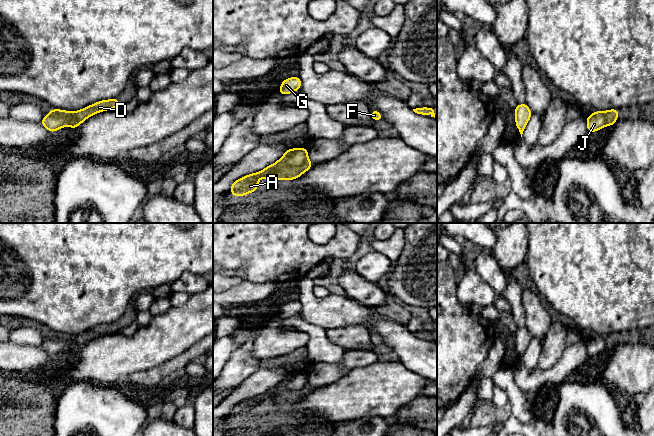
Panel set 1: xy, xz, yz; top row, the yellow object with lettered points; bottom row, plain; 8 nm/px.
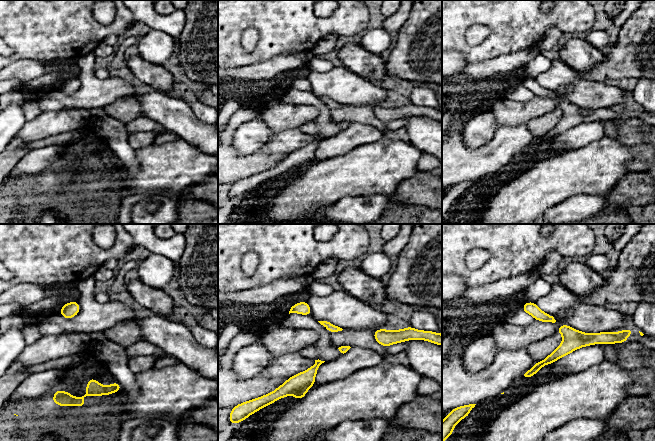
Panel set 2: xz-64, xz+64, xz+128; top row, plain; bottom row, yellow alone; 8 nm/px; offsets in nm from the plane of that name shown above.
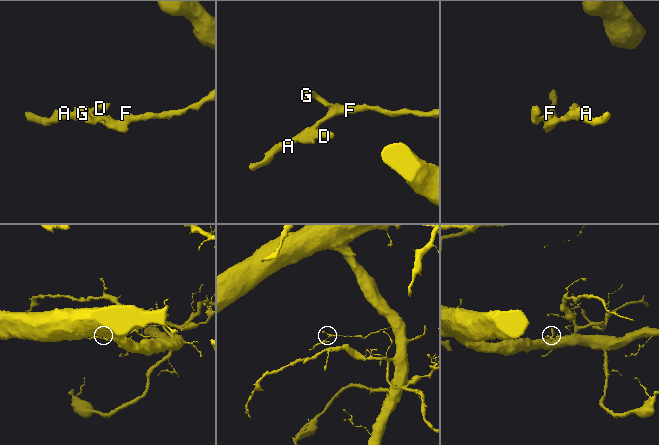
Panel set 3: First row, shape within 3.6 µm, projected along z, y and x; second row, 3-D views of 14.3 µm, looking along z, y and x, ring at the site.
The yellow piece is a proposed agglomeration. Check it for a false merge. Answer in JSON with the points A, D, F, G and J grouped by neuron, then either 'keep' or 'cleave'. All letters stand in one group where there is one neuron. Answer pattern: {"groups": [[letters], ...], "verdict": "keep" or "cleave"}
{"groups": [["A", "F", "G", "J"], ["D"]], "verdict": "cleave"}

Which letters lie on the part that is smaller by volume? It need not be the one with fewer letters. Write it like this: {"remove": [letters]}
{"remove": ["D"]}

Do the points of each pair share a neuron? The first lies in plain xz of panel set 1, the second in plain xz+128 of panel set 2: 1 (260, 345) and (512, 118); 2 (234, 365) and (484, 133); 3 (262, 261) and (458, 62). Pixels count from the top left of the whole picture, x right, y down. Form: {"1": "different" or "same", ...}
{"1": "same", "2": "same", "3": "different"}

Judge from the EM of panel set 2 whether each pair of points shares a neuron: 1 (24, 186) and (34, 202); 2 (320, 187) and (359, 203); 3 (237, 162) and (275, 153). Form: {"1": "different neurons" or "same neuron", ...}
{"1": "different neurons", "2": "different neurons", "3": "same neuron"}

